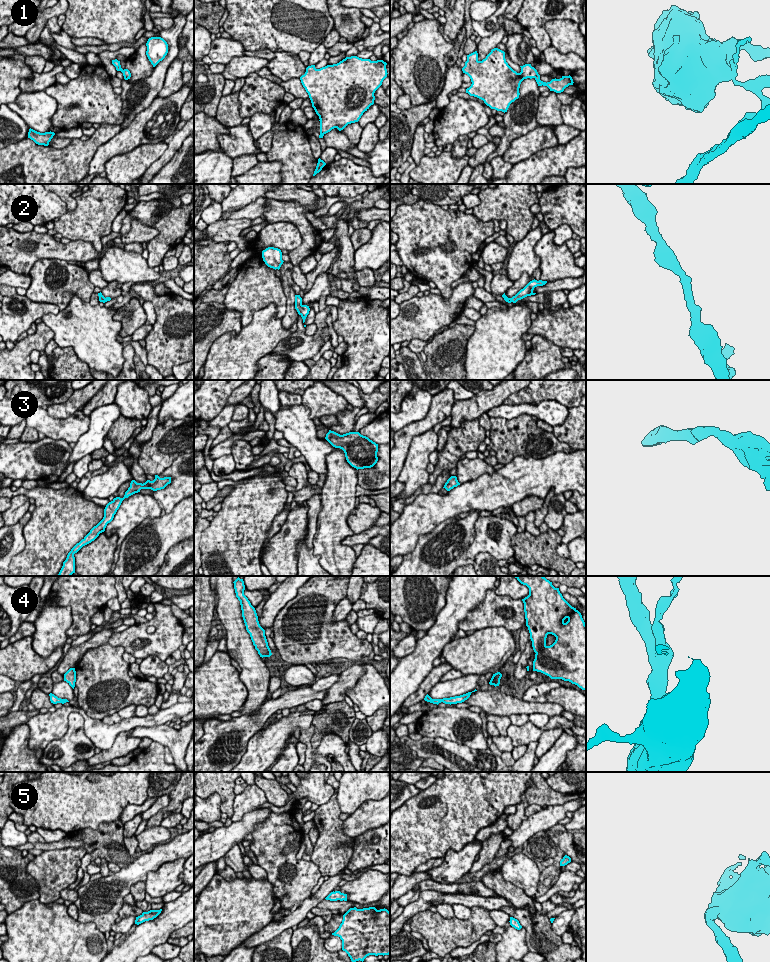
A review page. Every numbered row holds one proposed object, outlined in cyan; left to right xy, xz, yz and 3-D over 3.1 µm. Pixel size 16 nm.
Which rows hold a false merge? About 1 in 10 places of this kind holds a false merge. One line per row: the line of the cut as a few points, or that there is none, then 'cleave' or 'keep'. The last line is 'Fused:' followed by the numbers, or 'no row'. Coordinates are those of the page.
1: cut yz (537, 73), (534, 77); cleave
2: cut none; keep
3: cut none; keep
4: cut none; keep
5: cut none; keep
Fused: 1

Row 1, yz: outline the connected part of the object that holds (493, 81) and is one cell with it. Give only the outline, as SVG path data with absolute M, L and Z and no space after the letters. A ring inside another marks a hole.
M498 48L492 49L482 61L478 60L475 51L467 55L462 68L472 82L466 93L483 100L491 109L505 113L510 104L519 98L521 82L538 74L531 64L520 67L520 73L514 71L506 62L505 52Z

